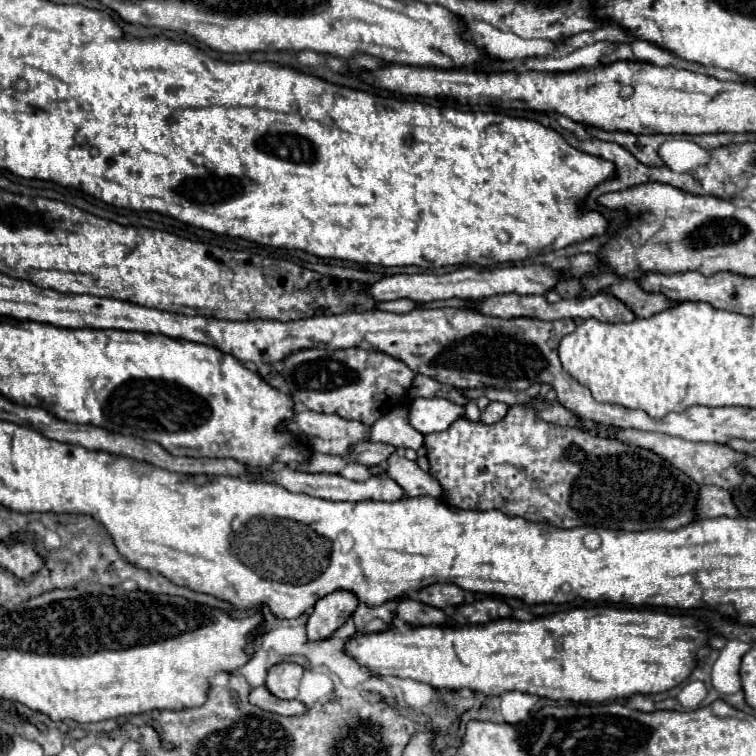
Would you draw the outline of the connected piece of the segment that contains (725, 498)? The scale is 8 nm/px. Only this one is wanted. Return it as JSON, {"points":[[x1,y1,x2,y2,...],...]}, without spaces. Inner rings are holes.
{"points":[[702,485,700,495,694,507,696,519,708,519,708,517,736,517,738,511,732,507,732,495,728,495,726,489,714,487,714,485]]}

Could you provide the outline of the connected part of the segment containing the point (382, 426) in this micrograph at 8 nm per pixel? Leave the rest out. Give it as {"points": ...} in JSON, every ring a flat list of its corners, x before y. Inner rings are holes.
{"points":[[406,407,390,409,370,429,372,443,388,443,396,449,418,449,424,443,424,435,418,433,406,417]]}

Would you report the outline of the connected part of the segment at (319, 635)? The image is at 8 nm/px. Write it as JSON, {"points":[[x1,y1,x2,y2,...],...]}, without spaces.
{"points":[[334,591,316,601,308,619,308,641,324,641,342,627,346,615,358,607,358,597,352,591]]}

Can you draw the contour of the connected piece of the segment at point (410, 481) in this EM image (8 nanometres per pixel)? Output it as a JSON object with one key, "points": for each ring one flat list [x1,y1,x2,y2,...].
{"points":[[398,451,392,453,386,459,386,475,390,479,394,479,408,497,422,497,422,495,430,495,430,497,440,497,440,483,436,483,436,479,432,479,430,473,422,471,414,461,408,461,404,455,400,455]]}

